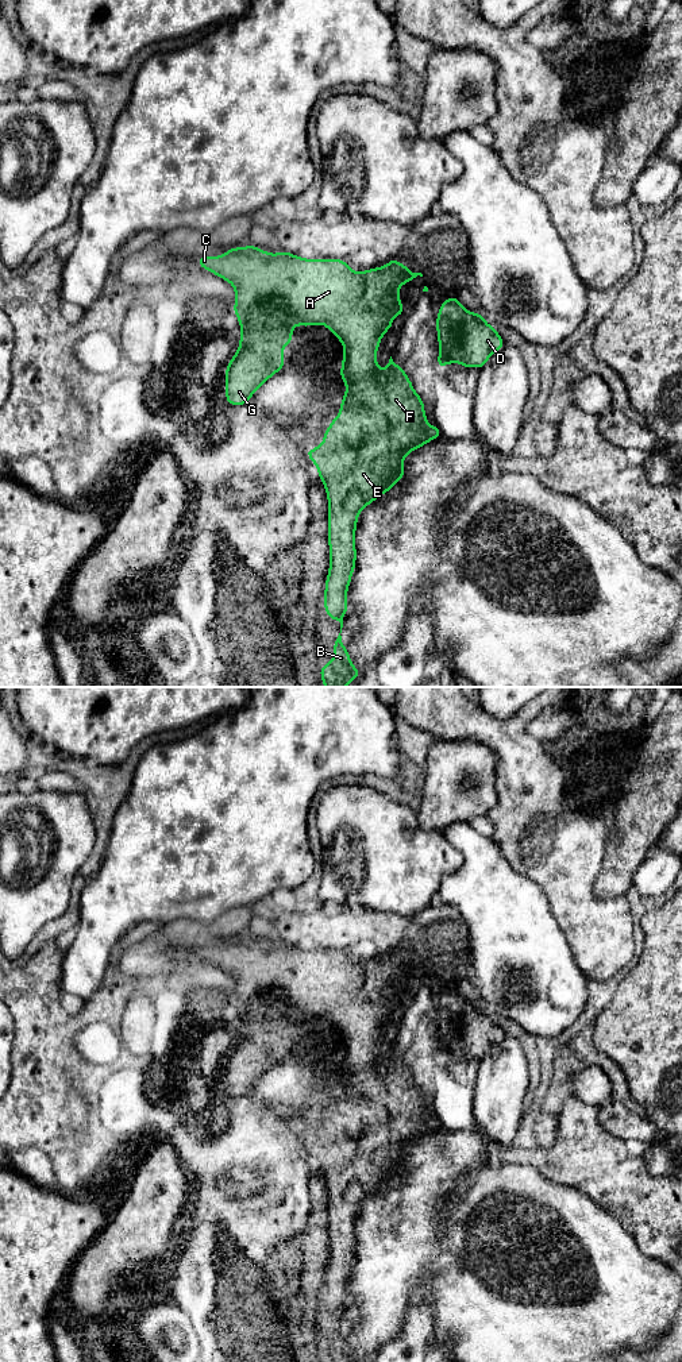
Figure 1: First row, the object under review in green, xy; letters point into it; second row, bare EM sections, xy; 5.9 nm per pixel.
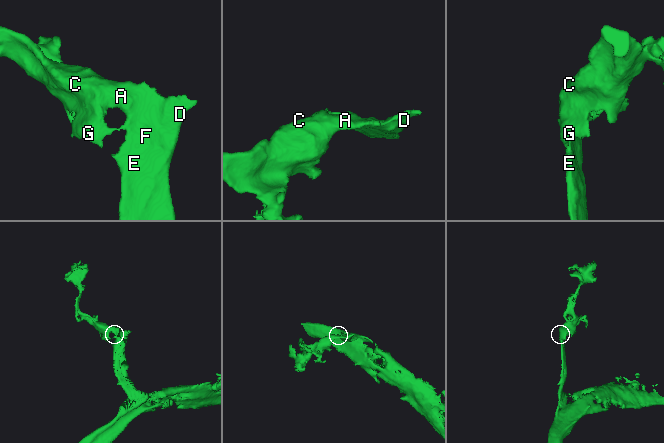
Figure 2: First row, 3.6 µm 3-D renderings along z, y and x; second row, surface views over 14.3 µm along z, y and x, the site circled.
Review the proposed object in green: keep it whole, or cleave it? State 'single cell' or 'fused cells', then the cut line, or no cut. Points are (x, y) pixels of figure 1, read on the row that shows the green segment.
single cell | no cut

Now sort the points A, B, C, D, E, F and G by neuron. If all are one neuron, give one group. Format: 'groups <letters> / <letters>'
groups A B C D E F G

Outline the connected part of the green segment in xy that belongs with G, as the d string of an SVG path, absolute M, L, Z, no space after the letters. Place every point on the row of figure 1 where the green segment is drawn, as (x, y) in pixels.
M234 246L230 248L228 252L220 255L220 256L201 256L197 263L205 269L216 274L217 277L228 281L235 288L235 306L234 312L238 316L239 325L242 328L242 335L239 336L240 347L235 352L234 358L230 360L227 370L226 370L226 398L230 405L244 405L247 401L253 397L254 391L258 390L265 382L278 373L281 369L285 367L284 364L284 346L292 343L292 332L294 329L294 325L327 325L327 329L331 331L343 344L344 354L343 354L343 362L342 362L342 370L340 377L343 382L347 385L346 393L343 400L340 401L340 413L334 418L334 421L330 424L330 427L324 432L324 440L323 443L316 447L315 450L307 450L307 455L309 459L315 463L319 471L319 478L325 486L325 493L328 497L328 544L330 544L330 571L327 575L325 582L325 591L324 591L324 607L327 611L327 616L331 620L338 620L340 622L340 633L343 628L343 617L347 611L347 587L351 583L351 575L355 568L355 559L357 559L357 549L354 544L354 536L357 530L357 520L359 516L359 512L366 508L369 503L371 503L374 499L381 497L384 493L388 493L392 486L394 486L404 475L405 471L402 470L402 462L406 458L408 454L411 454L413 450L423 447L432 439L438 439L442 436L440 431L436 425L428 425L427 424L427 416L424 413L424 402L421 401L420 396L413 390L412 382L404 373L402 367L397 366L392 356L386 364L386 370L384 371L375 362L375 354L379 347L381 337L385 335L386 331L392 328L392 321L398 315L405 315L402 310L402 300L398 298L398 290L402 283L406 283L412 279L415 279L417 275L423 277L421 273L411 273L405 263L398 263L396 258L393 258L388 265L378 267L378 269L369 269L363 273L352 271L348 265L342 259L304 259L300 256L296 256L293 254L289 254L286 251L281 251L280 254L269 254L258 247L254 246L246 246L242 248L235 248Z

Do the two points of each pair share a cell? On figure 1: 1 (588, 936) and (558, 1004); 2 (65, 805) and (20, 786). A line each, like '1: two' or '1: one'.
1: two
2: two

